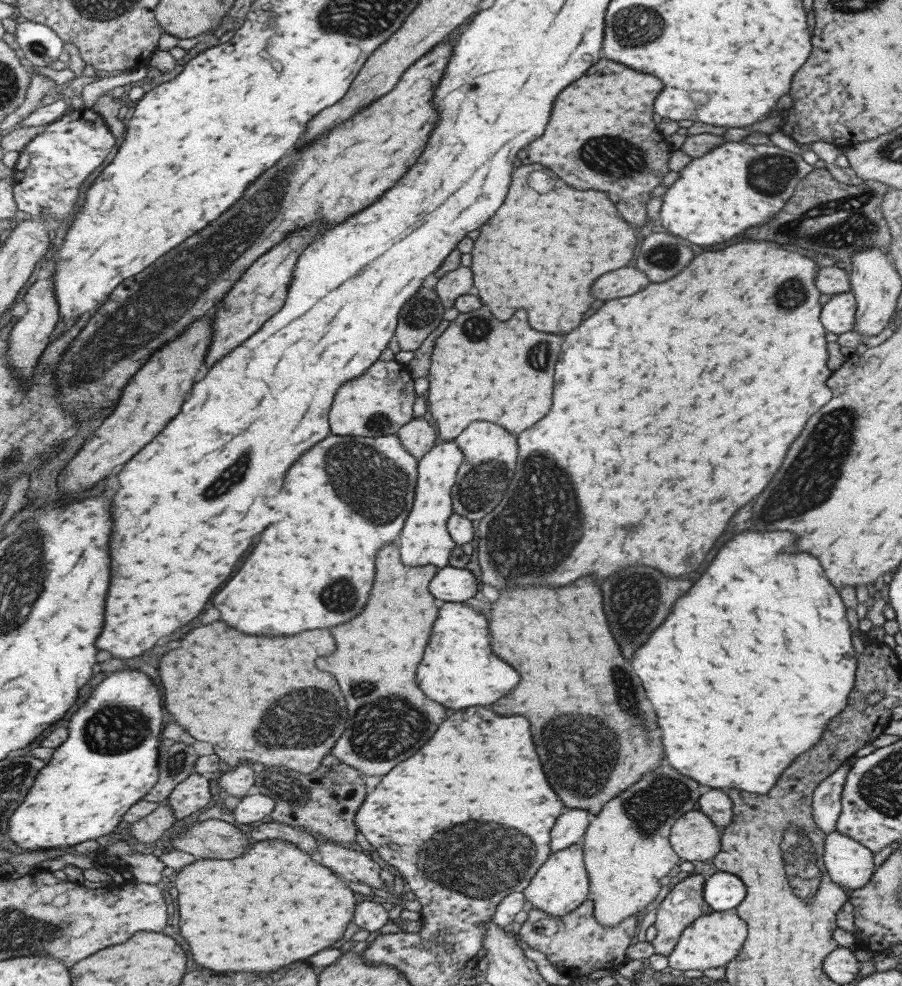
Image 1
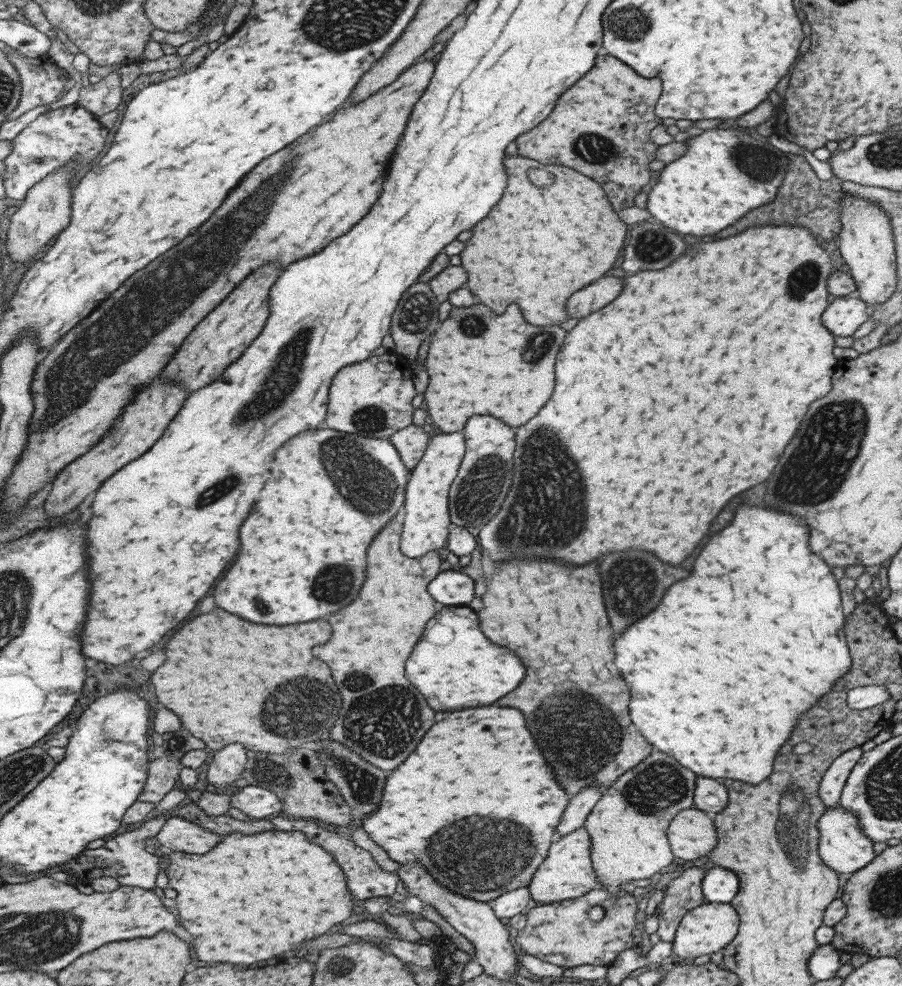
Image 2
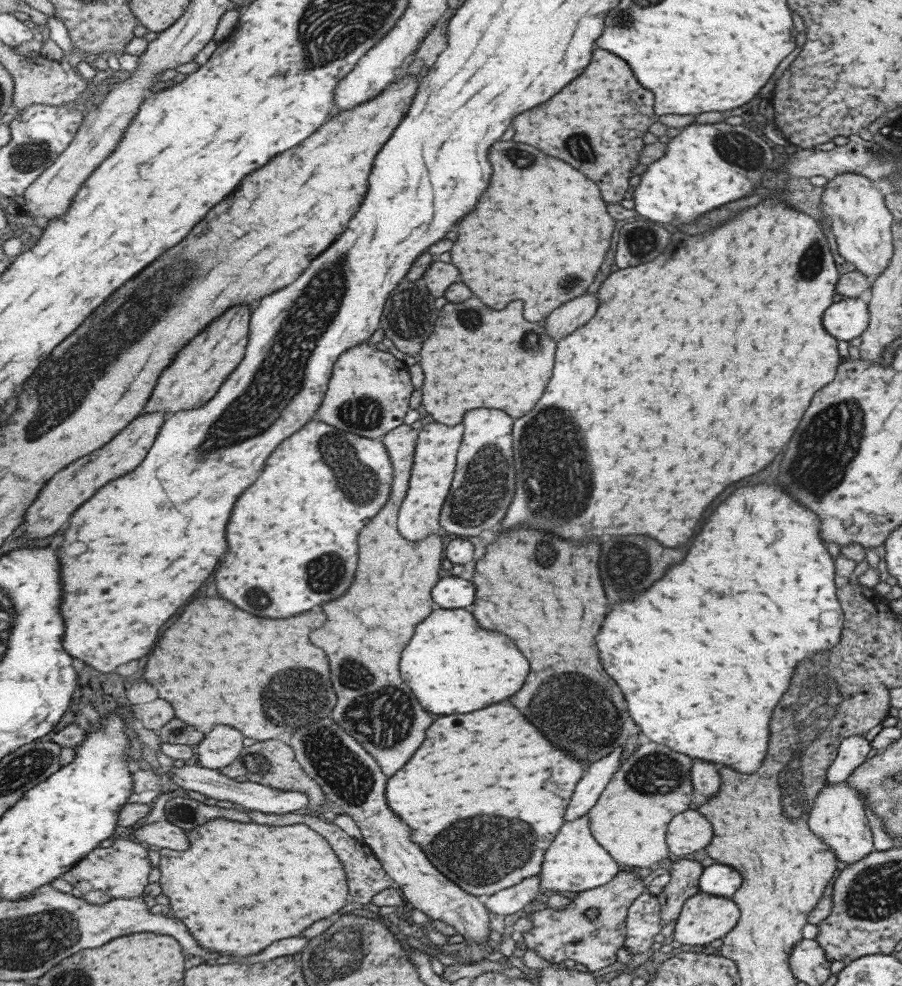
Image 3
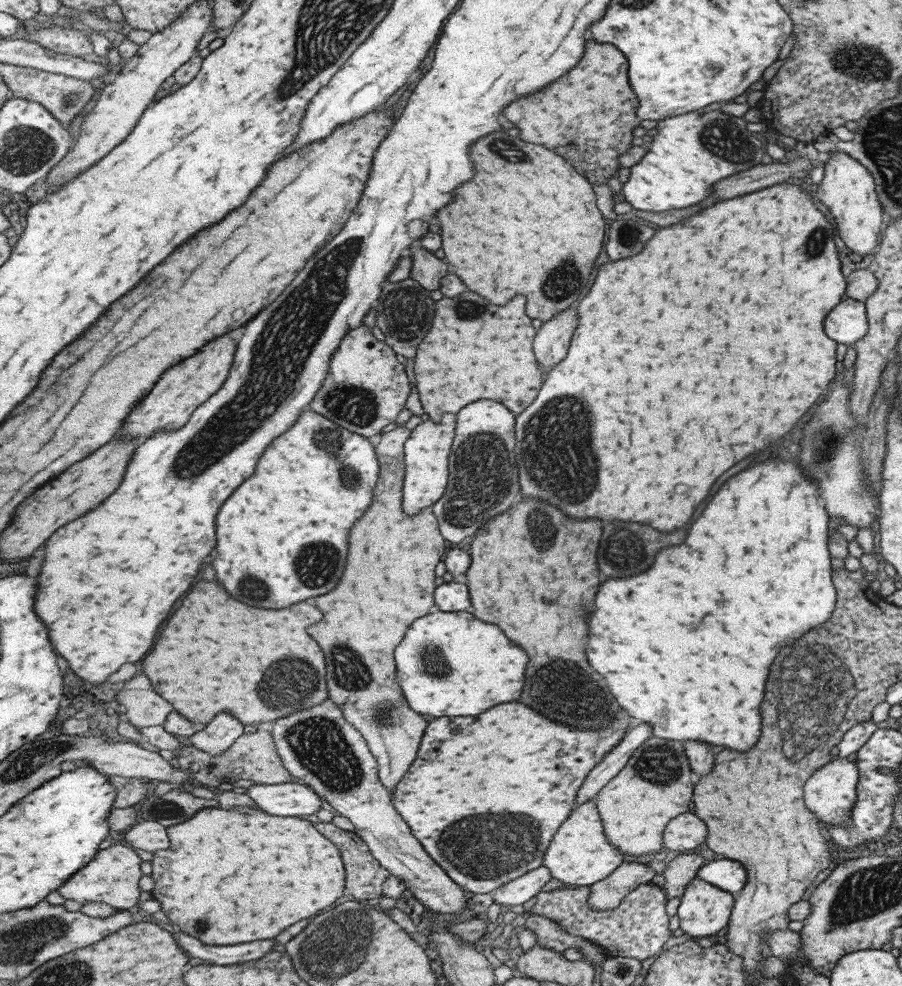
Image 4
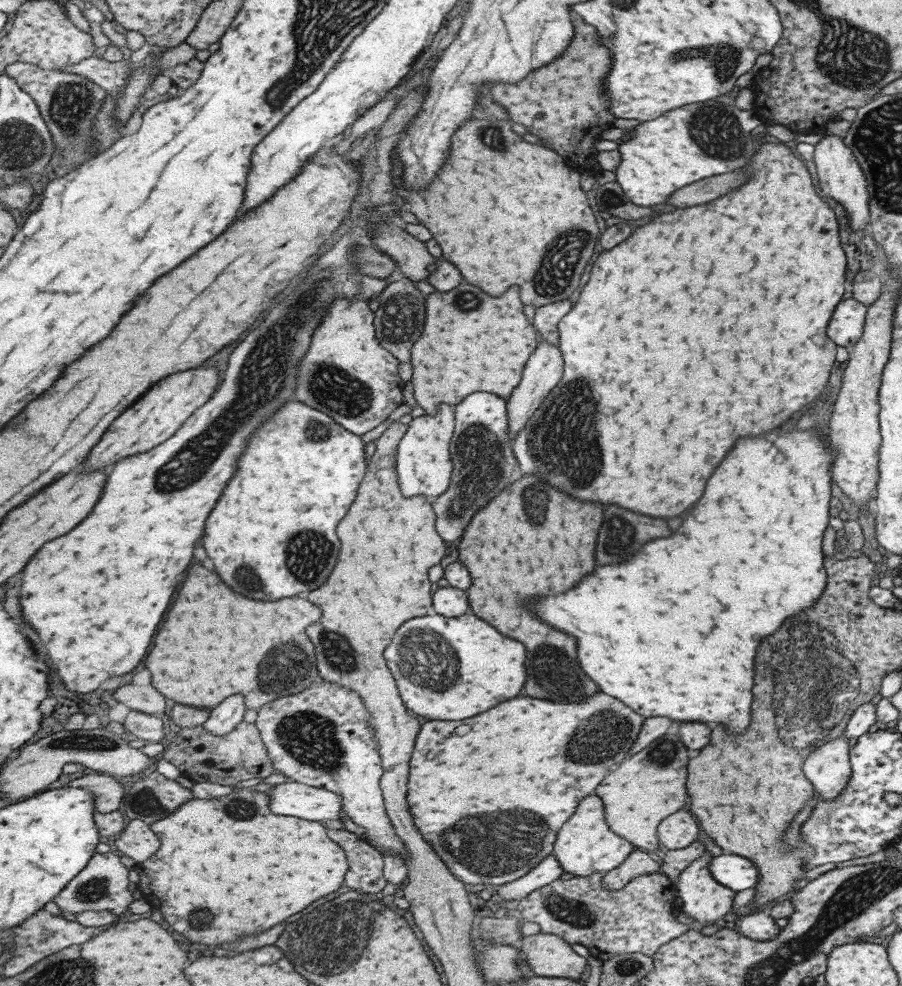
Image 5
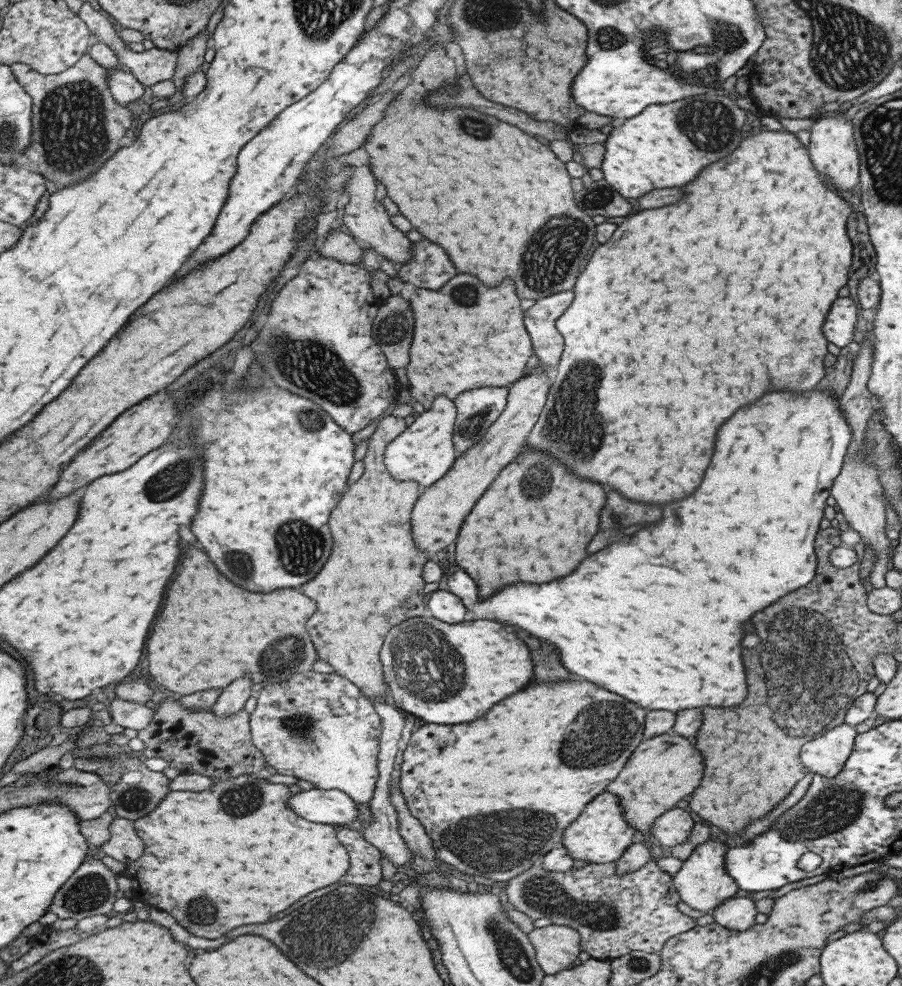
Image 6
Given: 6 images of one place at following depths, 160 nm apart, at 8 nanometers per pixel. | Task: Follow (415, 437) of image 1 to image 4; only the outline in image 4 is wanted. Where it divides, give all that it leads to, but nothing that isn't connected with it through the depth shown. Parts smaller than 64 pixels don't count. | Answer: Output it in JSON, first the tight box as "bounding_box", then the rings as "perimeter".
{"bounding_box":[309,425,449,792],"perimeter":[[[405,425],[397,426],[396,428],[390,430],[389,432],[380,435],[379,438],[375,441],[376,445],[376,453],[378,458],[380,459],[380,477],[378,485],[374,490],[375,498],[373,498],[373,506],[365,512],[365,516],[357,522],[357,526],[353,526],[353,534],[351,534],[351,544],[349,544],[349,560],[347,560],[347,574],[343,574],[343,578],[341,578],[341,582],[339,582],[339,586],[337,586],[337,590],[333,590],[333,592],[329,592],[329,594],[323,594],[323,596],[319,596],[319,598],[315,598],[317,600],[317,606],[321,606],[321,610],[325,612],[325,618],[323,618],[323,622],[319,622],[319,624],[315,624],[315,626],[311,626],[309,628],[309,634],[313,634],[313,638],[317,638],[317,642],[321,642],[321,648],[325,650],[325,660],[329,662],[329,694],[330,699],[333,702],[341,702],[342,709],[344,710],[345,718],[349,718],[349,722],[353,723],[353,726],[357,727],[357,730],[360,730],[364,737],[367,739],[369,748],[372,750],[372,753],[376,755],[380,763],[380,780],[385,782],[385,786],[391,790],[391,792],[395,792],[395,788],[397,788],[397,784],[401,782],[401,778],[407,774],[407,770],[411,768],[409,764],[411,762],[415,762],[417,760],[417,750],[419,750],[419,746],[421,746],[421,738],[423,738],[423,734],[425,734],[425,728],[427,728],[427,718],[423,718],[421,714],[417,714],[415,710],[411,710],[409,708],[409,704],[407,704],[407,700],[405,700],[405,696],[403,696],[403,690],[401,690],[401,686],[397,684],[397,674],[395,674],[395,648],[401,644],[401,640],[403,640],[403,636],[405,636],[405,632],[407,632],[407,628],[417,620],[417,618],[421,618],[421,616],[427,616],[427,614],[433,614],[433,612],[438,612],[439,608],[436,604],[435,592],[437,590],[437,576],[435,576],[435,568],[437,568],[437,564],[443,560],[441,556],[443,554],[447,554],[449,551],[447,550],[447,540],[440,531],[440,522],[437,518],[437,515],[434,513],[434,509],[432,507],[423,509],[419,511],[417,514],[408,515],[408,512],[404,509],[404,482],[406,477],[406,462],[405,462],[405,443],[409,440],[409,437],[412,436],[412,430],[406,428]]]}

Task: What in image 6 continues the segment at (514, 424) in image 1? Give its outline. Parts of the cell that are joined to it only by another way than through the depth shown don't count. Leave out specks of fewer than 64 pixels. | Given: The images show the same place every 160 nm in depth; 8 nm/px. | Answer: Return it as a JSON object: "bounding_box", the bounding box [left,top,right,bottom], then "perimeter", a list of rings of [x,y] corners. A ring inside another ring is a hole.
{"bounding_box":[407,274,531,410],"perimeter":[[[459,274],[457,278],[453,278],[453,282],[449,282],[449,286],[443,286],[441,290],[417,289],[417,292],[414,292],[413,296],[409,297],[409,302],[411,302],[413,312],[415,312],[415,318],[417,320],[415,326],[417,326],[417,328],[415,328],[415,342],[413,342],[413,348],[411,348],[411,364],[409,364],[409,368],[407,368],[407,370],[409,370],[409,376],[407,377],[411,395],[417,402],[424,406],[425,410],[432,408],[435,398],[437,398],[439,394],[445,394],[445,396],[449,396],[450,399],[455,400],[459,397],[459,394],[465,392],[465,390],[473,390],[473,388],[481,388],[481,386],[507,386],[511,385],[511,382],[515,382],[515,380],[521,376],[521,372],[523,372],[523,368],[525,368],[525,364],[527,364],[527,360],[529,360],[529,356],[531,356],[531,342],[529,342],[529,336],[527,336],[525,328],[523,328],[519,298],[515,296],[515,288],[513,288],[513,282],[511,282],[509,278],[505,278],[505,282],[501,282],[501,286],[489,288],[489,286],[481,284],[481,282],[477,280],[477,276]],[[481,314],[483,314],[483,324],[475,324]]]}

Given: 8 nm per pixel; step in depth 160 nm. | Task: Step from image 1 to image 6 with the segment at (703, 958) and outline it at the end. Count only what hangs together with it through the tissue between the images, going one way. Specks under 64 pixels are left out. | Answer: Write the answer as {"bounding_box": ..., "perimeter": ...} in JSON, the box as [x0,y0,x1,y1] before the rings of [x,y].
{"bounding_box":[672,839,738,913],"perimeter":[[[707,839],[691,851],[681,863],[679,870],[672,876],[673,886],[681,902],[685,902],[689,908],[709,913],[722,900],[733,897],[738,886],[724,869],[724,856],[727,849],[727,844]]]}

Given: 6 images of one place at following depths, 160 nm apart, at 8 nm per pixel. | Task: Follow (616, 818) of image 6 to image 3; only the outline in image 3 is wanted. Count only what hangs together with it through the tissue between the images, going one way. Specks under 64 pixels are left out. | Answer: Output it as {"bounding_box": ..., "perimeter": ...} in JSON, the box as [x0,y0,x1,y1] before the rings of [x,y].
{"bounding_box":[540,815,619,895],"perimeter":[[[587,815],[564,823],[543,853],[540,872],[540,891],[574,895],[583,890],[609,882],[617,872],[619,865],[609,856],[609,853],[592,837]]]}

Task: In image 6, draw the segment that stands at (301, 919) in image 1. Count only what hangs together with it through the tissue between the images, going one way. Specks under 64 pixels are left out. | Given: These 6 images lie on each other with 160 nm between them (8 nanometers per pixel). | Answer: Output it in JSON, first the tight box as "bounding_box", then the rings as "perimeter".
{"bounding_box":[121,774,350,940],"perimeter":[[[265,774],[258,776],[241,775],[227,780],[216,780],[211,788],[201,792],[188,790],[169,791],[169,794],[165,795],[165,798],[151,814],[134,821],[137,832],[145,843],[145,852],[139,860],[126,864],[126,868],[121,872],[121,875],[128,877],[132,882],[130,894],[136,900],[150,906],[157,906],[157,909],[161,908],[161,910],[173,914],[177,918],[177,922],[181,926],[185,926],[191,934],[215,940],[215,938],[221,938],[227,932],[231,932],[231,930],[235,930],[239,926],[245,926],[245,924],[271,922],[271,918],[275,914],[287,910],[297,900],[305,898],[307,894],[311,894],[315,890],[321,890],[321,888],[327,888],[327,886],[331,886],[335,882],[340,882],[341,878],[344,878],[350,869],[350,854],[348,853],[348,848],[336,835],[338,827],[330,824],[309,822],[309,820],[301,818],[299,814],[295,814],[293,810],[289,810],[287,802],[292,800],[293,795],[287,784],[269,782],[269,780],[265,779]]]}

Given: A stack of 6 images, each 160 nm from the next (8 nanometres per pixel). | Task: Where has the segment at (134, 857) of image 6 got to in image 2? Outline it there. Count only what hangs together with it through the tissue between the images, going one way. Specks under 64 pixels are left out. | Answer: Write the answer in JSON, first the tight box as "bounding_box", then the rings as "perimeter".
{"bounding_box":[153,815,223,854],"perimeter":[[[171,815],[153,842],[159,842],[175,852],[205,854],[221,840],[223,840],[223,835],[207,830],[194,822],[181,819],[176,815]]]}

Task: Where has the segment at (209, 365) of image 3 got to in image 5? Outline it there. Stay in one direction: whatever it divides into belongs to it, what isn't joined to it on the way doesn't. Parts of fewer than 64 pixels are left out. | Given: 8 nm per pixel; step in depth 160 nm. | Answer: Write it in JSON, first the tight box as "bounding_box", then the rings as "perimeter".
{"bounding_box":[85,368,219,470],"perimeter":[[[195,368],[189,372],[173,374],[159,382],[153,390],[149,390],[133,408],[128,408],[123,416],[111,425],[108,432],[95,446],[95,450],[85,462],[85,470],[101,470],[129,456],[149,452],[152,448],[168,441],[188,418],[197,412],[206,402],[209,402],[217,384],[219,370],[213,368]]]}

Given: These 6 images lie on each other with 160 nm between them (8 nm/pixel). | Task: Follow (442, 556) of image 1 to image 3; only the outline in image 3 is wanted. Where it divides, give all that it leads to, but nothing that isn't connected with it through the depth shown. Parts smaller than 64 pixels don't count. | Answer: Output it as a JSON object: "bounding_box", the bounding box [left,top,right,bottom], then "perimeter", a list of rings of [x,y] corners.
{"bounding_box":[399,422,465,542],"perimeter":[[[432,422],[423,425],[420,430],[416,457],[408,494],[400,510],[399,527],[401,534],[411,542],[423,542],[432,534],[444,536],[448,532],[440,525],[441,511],[449,493],[452,492],[452,482],[456,476],[458,454],[464,440],[465,426],[445,426],[445,423]]]}

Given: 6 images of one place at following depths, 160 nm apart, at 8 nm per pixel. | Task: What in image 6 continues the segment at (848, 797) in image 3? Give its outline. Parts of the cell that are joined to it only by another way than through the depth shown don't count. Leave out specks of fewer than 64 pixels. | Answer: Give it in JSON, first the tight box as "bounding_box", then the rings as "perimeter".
{"bounding_box":[799,722,855,778],"perimeter":[[[843,722],[801,745],[799,758],[808,772],[831,778],[851,752],[855,729]]]}

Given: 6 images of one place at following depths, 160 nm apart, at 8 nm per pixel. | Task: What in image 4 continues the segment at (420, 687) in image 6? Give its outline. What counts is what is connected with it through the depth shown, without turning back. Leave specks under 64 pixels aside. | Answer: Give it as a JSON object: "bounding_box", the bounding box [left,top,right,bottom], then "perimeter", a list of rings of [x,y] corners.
{"bounding_box":[397,583,527,716],"perimeter":[[[443,583],[436,592],[441,612],[413,622],[405,642],[397,648],[397,682],[401,682],[413,710],[433,716],[477,716],[495,704],[517,700],[527,666],[525,652],[509,642],[497,626],[459,612],[471,606],[465,584]]]}

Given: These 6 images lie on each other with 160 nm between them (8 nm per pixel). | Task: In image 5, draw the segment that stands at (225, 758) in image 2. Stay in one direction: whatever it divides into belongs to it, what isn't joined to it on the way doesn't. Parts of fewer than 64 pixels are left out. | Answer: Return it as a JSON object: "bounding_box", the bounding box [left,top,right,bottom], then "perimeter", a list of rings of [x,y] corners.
{"bounding_box":[204,694,248,736],"perimeter":[[[237,694],[237,696],[224,700],[219,706],[216,706],[204,727],[217,736],[229,734],[243,722],[245,712],[247,712],[246,708],[248,706],[245,696]]]}

